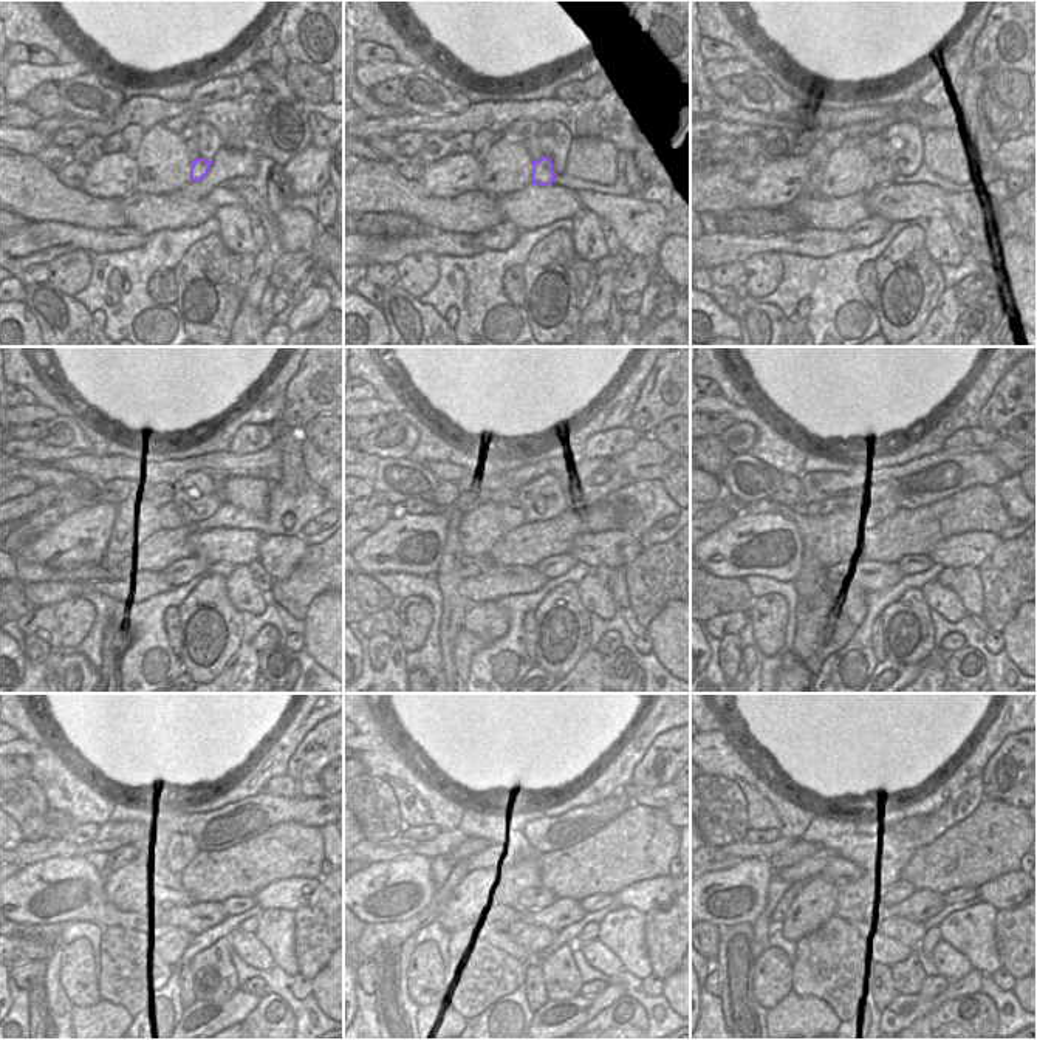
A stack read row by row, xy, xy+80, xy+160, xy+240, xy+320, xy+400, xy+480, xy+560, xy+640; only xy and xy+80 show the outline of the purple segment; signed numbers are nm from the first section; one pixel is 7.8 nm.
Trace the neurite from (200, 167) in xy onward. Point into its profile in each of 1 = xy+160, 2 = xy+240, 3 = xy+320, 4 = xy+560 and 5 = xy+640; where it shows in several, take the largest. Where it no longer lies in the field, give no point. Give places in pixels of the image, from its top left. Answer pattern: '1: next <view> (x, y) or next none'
1: next xy+160 (882, 172)
2: next xy+240 (171, 517)
3: next xy+320 (513, 516)
4: next xy+560 (492, 856)
5: next xy+640 (813, 865)

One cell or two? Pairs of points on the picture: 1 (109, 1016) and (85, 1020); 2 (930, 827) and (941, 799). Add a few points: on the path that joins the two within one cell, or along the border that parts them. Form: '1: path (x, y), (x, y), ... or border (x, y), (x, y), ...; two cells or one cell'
1: path (102, 1020), (92, 1020); one cell
2: border (966, 785), (952, 799), (924, 817); two cells

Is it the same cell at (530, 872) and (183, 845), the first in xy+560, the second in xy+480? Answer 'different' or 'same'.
same

